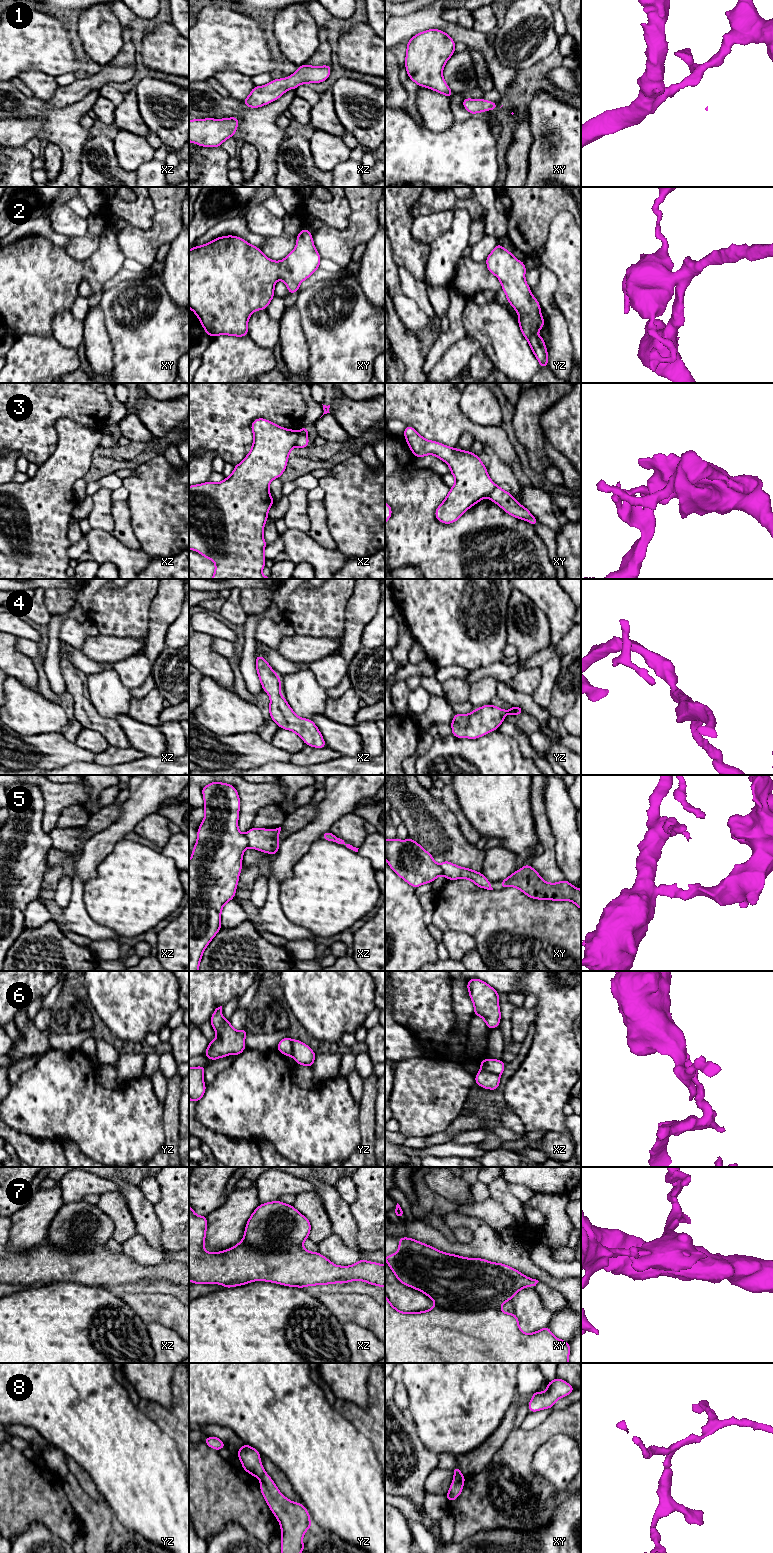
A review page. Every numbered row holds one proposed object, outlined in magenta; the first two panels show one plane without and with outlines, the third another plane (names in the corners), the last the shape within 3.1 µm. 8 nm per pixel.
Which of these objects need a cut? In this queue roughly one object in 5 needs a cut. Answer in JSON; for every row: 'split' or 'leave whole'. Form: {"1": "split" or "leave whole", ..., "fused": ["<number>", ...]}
{"1": "leave whole", "2": "leave whole", "3": "split", "4": "leave whole", "5": "split", "6": "split", "7": "leave whole", "8": "split", "fused": ["3", "5", "6", "8"]}

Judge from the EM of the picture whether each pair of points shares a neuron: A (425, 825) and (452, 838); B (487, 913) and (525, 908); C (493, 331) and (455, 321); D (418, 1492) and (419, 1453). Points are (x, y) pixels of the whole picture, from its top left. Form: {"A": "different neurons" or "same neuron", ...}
{"A": "same neuron", "B": "same neuron", "C": "different neurons", "D": "same neuron"}

